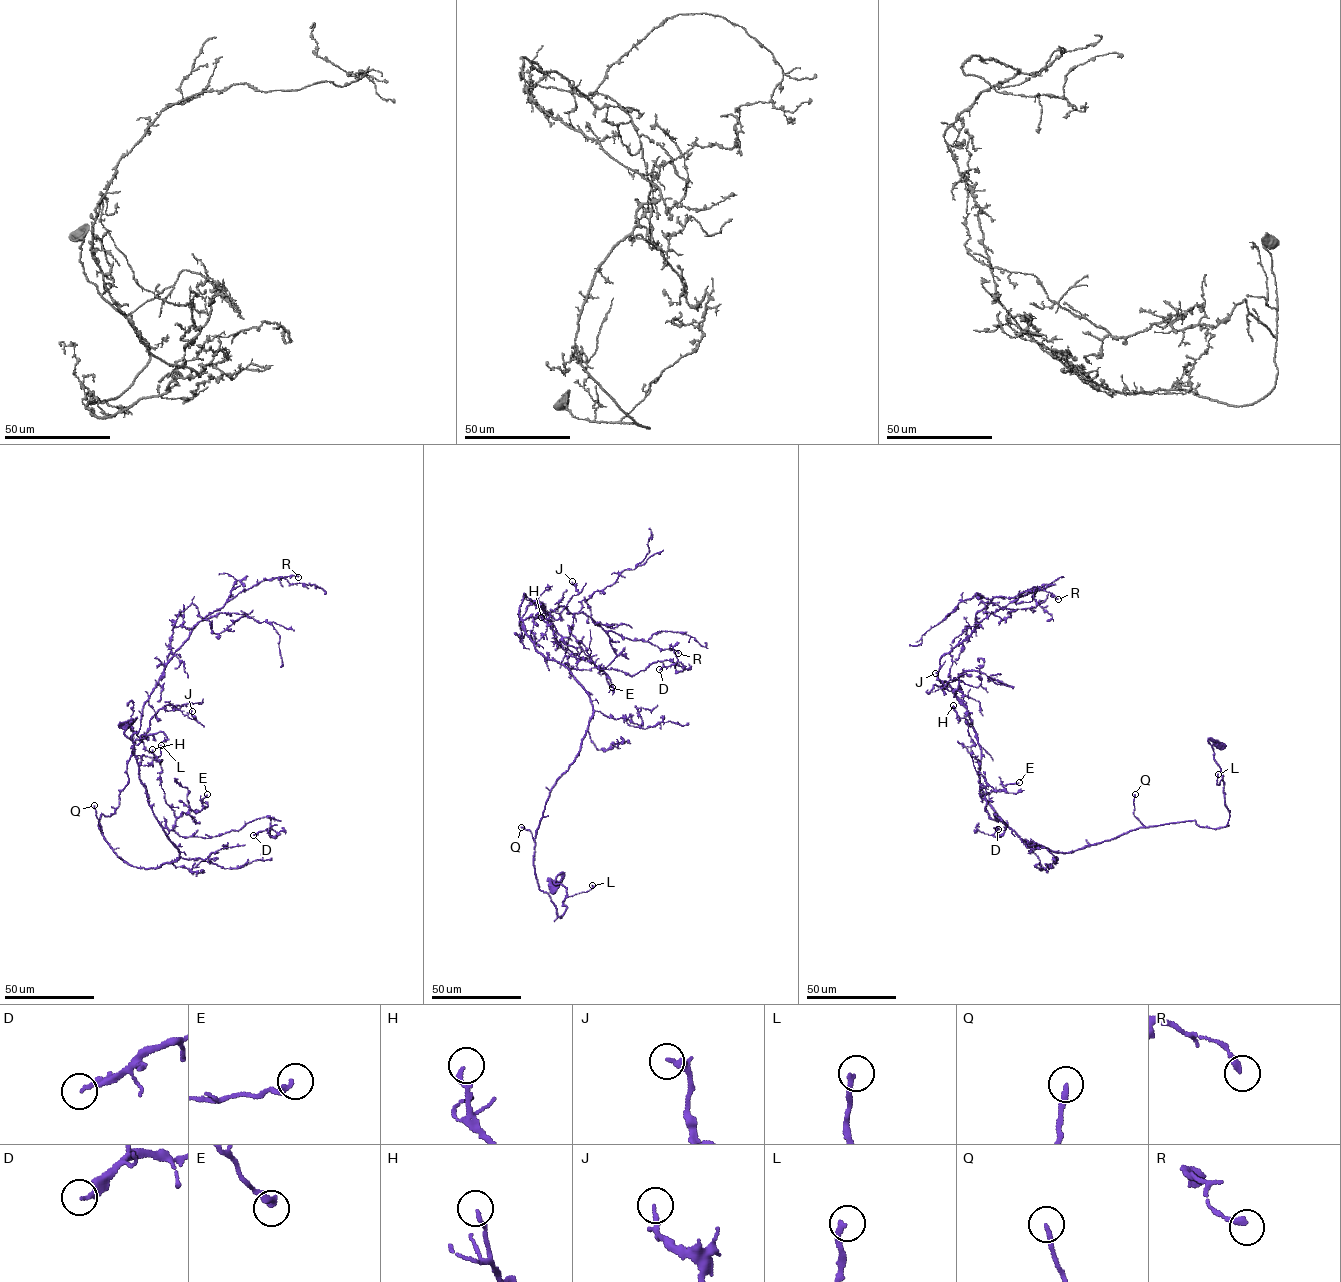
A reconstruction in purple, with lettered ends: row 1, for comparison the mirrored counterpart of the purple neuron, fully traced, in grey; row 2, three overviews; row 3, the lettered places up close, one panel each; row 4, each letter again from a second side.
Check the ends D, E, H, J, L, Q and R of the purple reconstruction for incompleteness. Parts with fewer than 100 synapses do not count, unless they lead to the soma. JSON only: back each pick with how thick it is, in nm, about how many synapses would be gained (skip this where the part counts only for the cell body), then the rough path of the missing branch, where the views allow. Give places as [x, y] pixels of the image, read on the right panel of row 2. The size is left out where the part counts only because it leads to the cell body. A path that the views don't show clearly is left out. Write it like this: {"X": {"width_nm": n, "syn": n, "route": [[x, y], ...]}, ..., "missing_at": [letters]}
{"Q": {"width_nm": 200, "syn": 120, "route": [[1135, 794], [1141, 764], [1126, 679], [1069, 658], [1057, 643], [984, 657], [998, 666]]}, "missing_at": ["Q"]}

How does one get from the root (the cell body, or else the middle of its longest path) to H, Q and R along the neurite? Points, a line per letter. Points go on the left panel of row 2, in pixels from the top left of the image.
H: (162, 827), (149, 804), (139, 775), (138, 766), (151, 764), (156, 758), (152, 749)
Q: (162, 827), (178, 849), (178, 859), (155, 868), (132, 866), (119, 857), (105, 840), (94, 805)
R: (162, 827), (133, 750), (132, 734), (140, 729), (143, 706), (167, 661), (208, 614), (262, 581), (298, 577)

